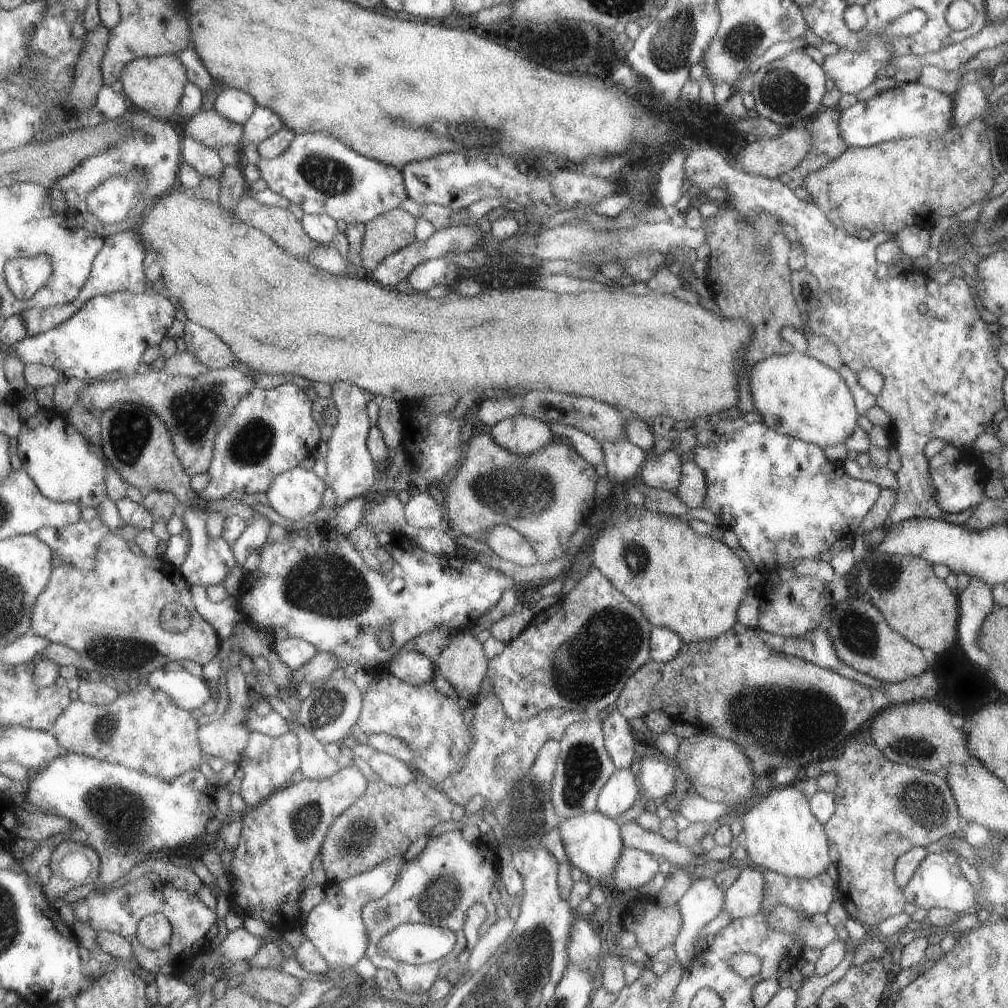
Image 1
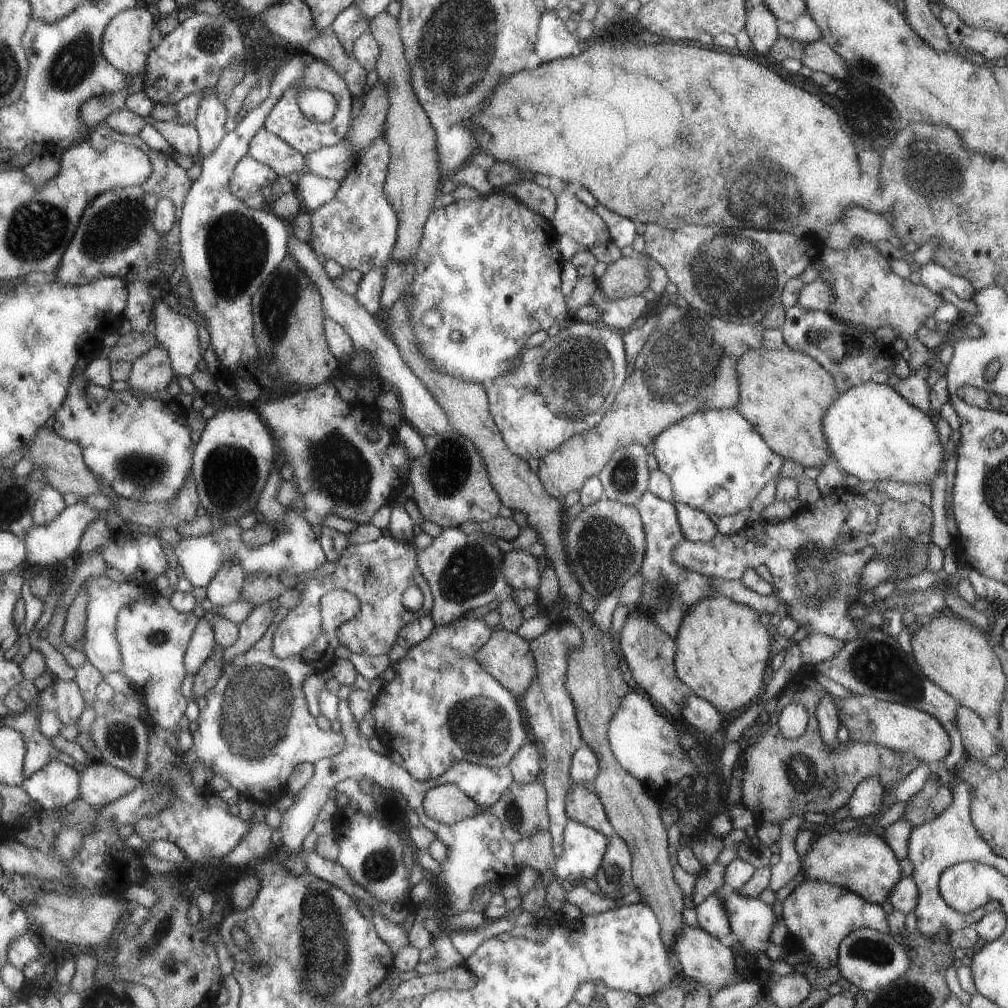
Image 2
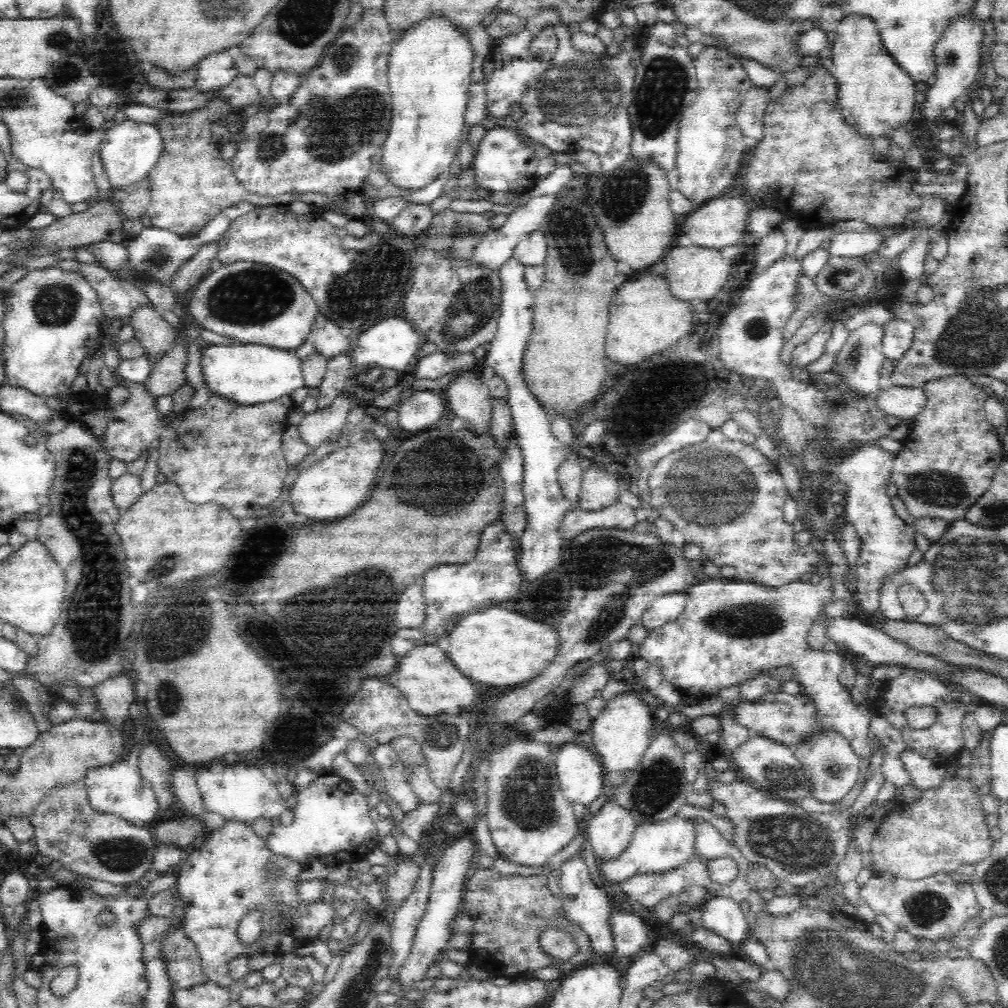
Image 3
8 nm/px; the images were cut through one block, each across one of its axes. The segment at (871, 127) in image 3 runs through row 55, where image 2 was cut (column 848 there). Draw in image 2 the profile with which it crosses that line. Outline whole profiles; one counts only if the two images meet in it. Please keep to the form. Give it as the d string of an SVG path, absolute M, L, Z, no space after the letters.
M854 827L835 829L814 837L809 848L799 858L799 871L804 878L827 882L853 892L869 904L881 904L895 883L901 879L899 864L891 848L883 842L880 835L857 834Z

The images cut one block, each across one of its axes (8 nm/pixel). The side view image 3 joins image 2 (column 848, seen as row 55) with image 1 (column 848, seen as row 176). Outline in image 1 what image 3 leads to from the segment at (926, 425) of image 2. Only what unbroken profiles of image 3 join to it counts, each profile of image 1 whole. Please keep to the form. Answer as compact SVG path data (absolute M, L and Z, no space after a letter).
M793 351L760 360L750 368L748 385L760 422L779 434L823 449L844 443L857 427L853 397L837 370L805 353Z

